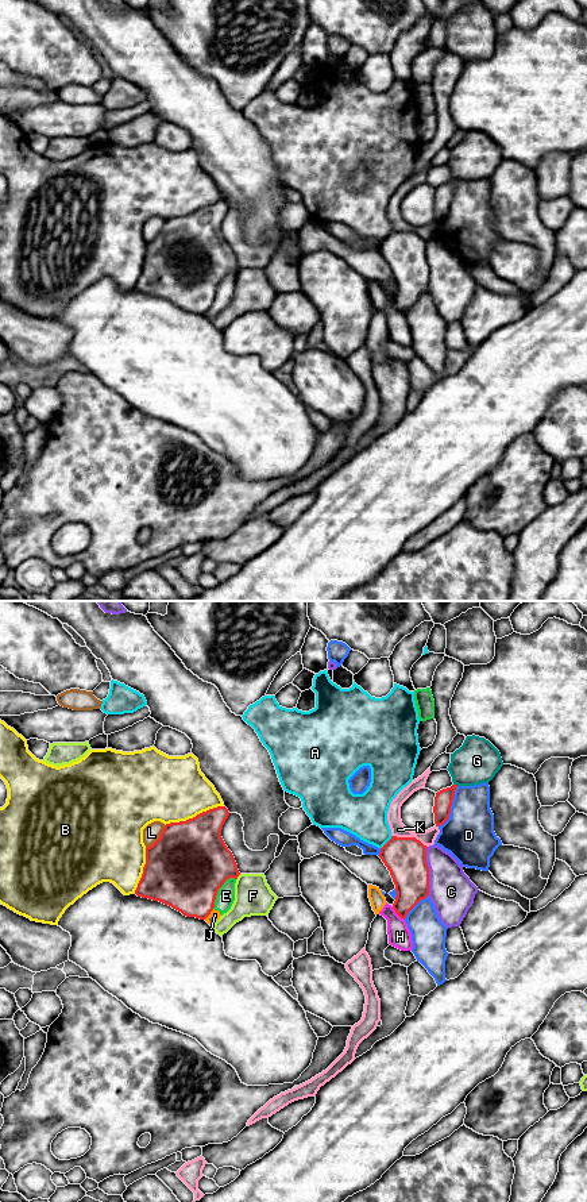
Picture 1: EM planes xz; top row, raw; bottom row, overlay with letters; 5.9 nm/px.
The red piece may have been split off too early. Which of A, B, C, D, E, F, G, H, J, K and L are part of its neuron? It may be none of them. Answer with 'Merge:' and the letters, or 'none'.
Merge: none

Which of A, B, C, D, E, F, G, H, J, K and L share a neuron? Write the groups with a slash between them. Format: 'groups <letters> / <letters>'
groups A / B / C / D / E H J / F / G / K / L

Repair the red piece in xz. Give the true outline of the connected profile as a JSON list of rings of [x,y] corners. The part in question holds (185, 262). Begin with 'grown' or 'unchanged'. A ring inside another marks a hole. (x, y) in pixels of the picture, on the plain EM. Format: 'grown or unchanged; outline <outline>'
unchanged; outline [[[217,201],[186,216],[166,219],[161,232],[146,243],[146,259],[135,289],[169,300],[186,312],[205,315],[215,303],[219,284],[227,274],[240,270],[221,232],[228,211],[225,201]]]

